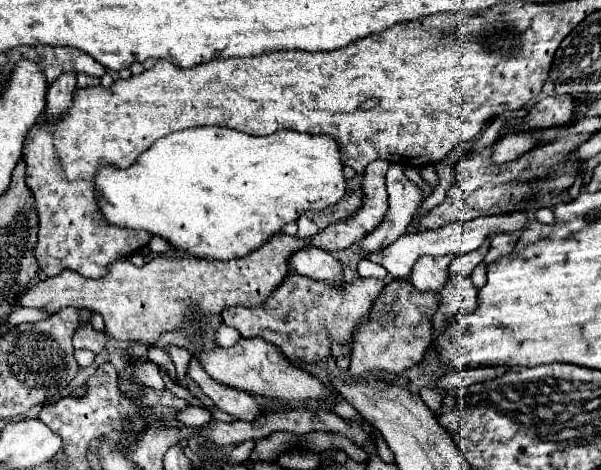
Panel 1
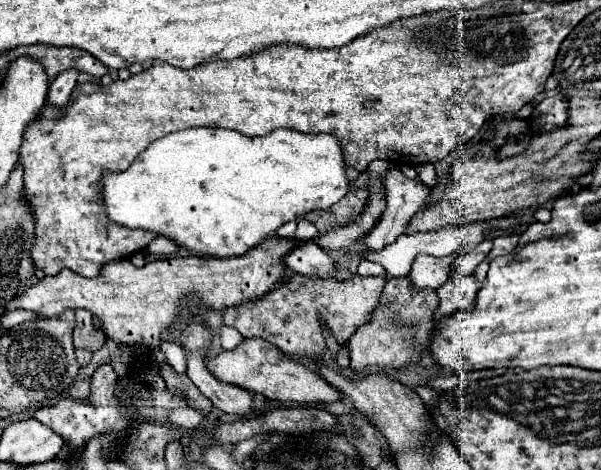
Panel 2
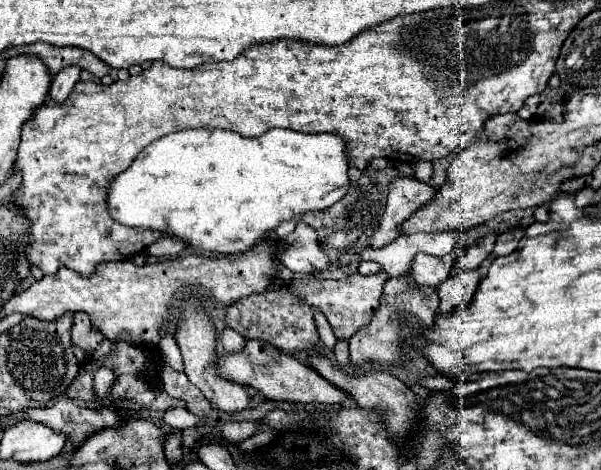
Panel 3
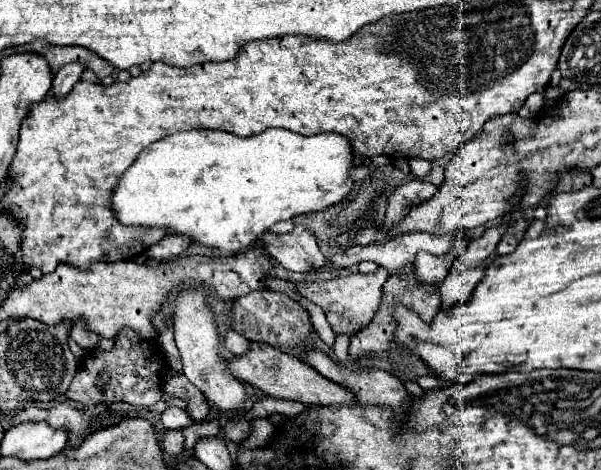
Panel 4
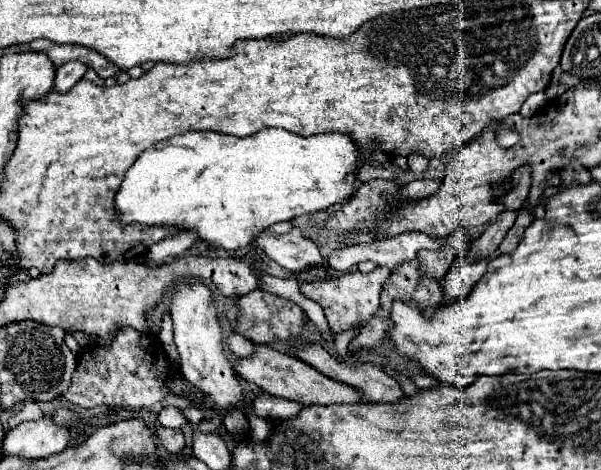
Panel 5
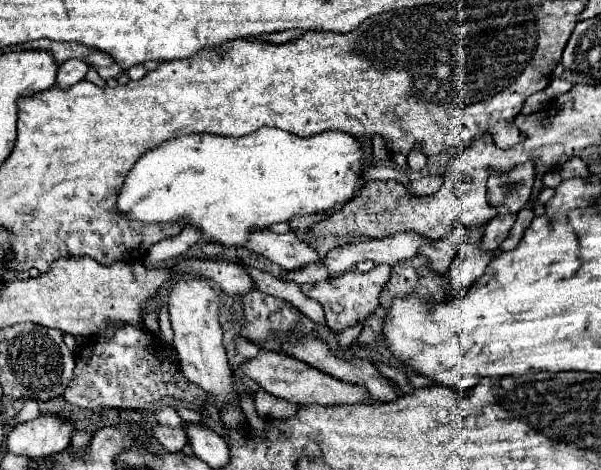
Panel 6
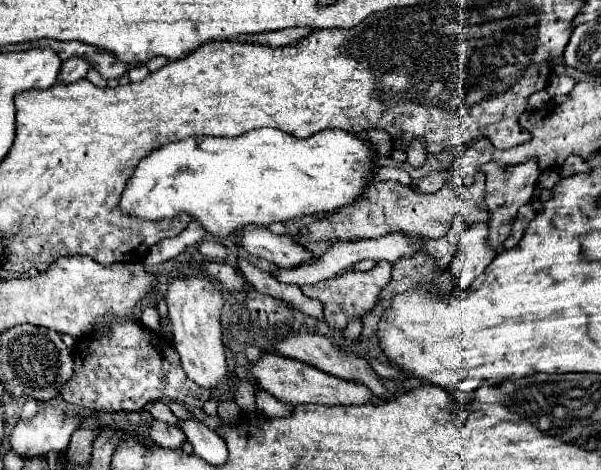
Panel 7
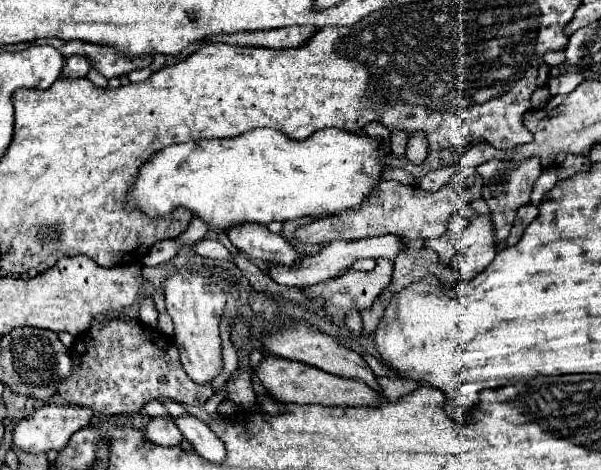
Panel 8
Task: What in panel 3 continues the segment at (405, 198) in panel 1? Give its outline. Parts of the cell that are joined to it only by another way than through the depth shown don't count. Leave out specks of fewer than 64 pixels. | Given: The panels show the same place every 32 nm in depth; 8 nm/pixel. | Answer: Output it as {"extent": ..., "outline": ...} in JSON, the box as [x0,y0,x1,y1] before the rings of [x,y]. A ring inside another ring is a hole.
{"extent":[370,178,436,248],"outline":[[[394,178],[390,184],[390,192],[388,192],[388,202],[386,202],[386,210],[380,222],[380,228],[376,230],[376,234],[370,240],[370,246],[380,248],[388,242],[392,242],[398,234],[400,234],[400,224],[418,208],[422,208],[422,204],[426,204],[428,200],[432,200],[432,196],[436,194],[436,188],[420,182],[416,178]]]}

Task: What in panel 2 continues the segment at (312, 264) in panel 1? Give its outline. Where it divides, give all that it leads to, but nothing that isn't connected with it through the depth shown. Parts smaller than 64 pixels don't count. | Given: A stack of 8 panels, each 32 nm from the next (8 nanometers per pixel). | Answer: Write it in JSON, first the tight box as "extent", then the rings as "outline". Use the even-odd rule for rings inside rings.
{"extent":[284,220,336,278],"outline":[[[298,220],[296,234],[292,236],[298,242],[298,246],[294,246],[284,256],[284,264],[290,270],[294,270],[296,274],[326,278],[328,274],[336,272],[336,266],[334,266],[332,258],[328,258],[328,254],[320,246],[316,246],[316,242],[314,242],[316,236],[318,236],[318,230],[314,224],[310,224],[306,220]]]}

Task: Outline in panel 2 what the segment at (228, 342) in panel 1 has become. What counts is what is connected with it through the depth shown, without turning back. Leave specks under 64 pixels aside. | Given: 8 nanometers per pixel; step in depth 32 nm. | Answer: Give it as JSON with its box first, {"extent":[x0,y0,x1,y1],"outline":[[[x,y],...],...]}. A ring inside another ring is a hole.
{"extent":[220,326,244,350],"outline":[[[224,326],[224,328],[220,330],[220,342],[222,342],[224,350],[232,350],[232,348],[240,346],[240,342],[242,342],[242,340],[244,340],[244,338],[240,336],[240,332],[236,332],[236,328]]]}

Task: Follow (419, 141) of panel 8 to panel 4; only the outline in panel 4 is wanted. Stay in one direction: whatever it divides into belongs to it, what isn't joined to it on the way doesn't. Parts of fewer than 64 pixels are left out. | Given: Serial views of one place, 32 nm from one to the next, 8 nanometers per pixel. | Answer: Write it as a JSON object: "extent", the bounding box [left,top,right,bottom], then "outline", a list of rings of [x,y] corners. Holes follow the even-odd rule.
{"extent":[410,158,430,178],"outline":[[[412,158],[412,160],[410,160],[410,170],[412,170],[418,178],[424,178],[424,176],[430,172],[430,162],[428,162],[428,160],[422,160],[422,158]]]}

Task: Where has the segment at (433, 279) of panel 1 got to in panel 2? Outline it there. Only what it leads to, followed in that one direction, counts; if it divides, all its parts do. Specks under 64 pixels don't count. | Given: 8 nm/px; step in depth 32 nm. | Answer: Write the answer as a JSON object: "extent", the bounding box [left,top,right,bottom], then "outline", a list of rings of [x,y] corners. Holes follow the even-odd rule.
{"extent":[410,256,454,290],"outline":[[[418,256],[414,260],[414,266],[410,270],[410,276],[416,286],[420,288],[432,288],[436,290],[440,284],[444,284],[450,276],[454,256],[444,256],[444,258],[434,258],[434,256]]]}

